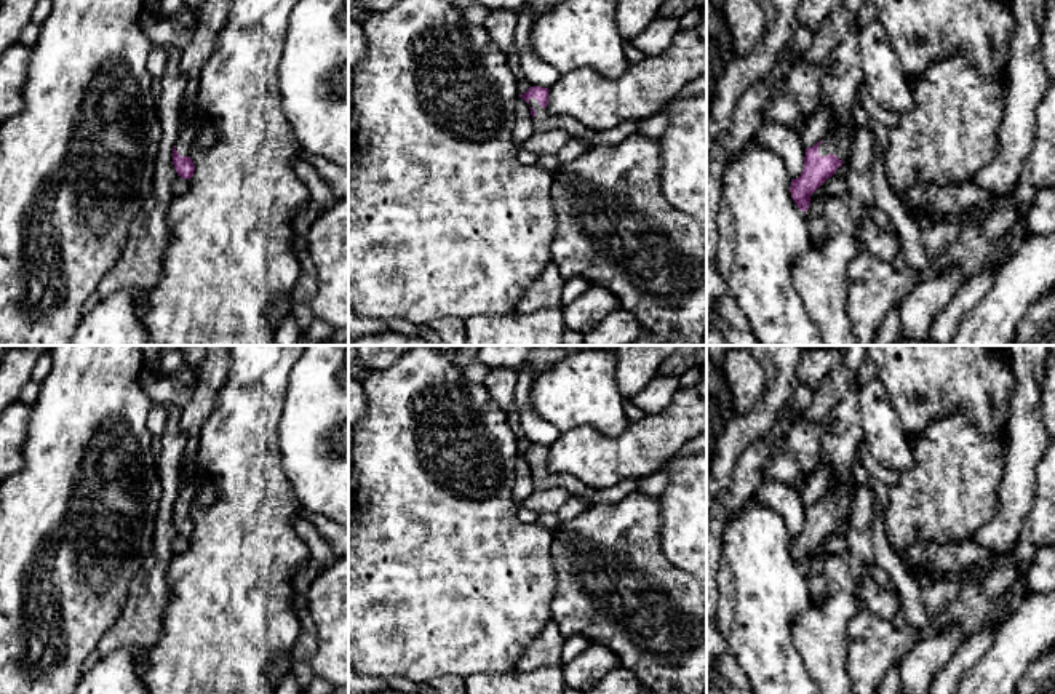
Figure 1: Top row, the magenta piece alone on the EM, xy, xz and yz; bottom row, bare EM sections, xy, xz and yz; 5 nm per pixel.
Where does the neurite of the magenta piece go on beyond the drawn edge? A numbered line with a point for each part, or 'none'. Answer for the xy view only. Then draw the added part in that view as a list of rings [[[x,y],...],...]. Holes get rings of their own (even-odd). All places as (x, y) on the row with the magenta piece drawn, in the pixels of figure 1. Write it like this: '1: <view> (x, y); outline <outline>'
1: xy (191, 136); outline [[[197,101],[189,102],[185,106],[185,112],[190,123],[182,126],[176,142],[176,150],[181,157],[190,157],[190,152],[195,147],[211,146],[214,142],[214,136],[209,133],[209,128],[205,130],[197,128],[197,115],[198,115]]]

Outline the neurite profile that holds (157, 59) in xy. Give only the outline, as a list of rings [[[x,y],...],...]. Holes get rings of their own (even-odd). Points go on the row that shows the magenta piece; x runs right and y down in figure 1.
[[[153,45],[147,56],[147,70],[152,78],[161,78],[166,70],[166,54],[163,45]]]

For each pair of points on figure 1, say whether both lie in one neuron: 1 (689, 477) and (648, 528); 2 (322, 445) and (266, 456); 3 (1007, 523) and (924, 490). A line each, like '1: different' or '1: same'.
1: different
2: different
3: different

